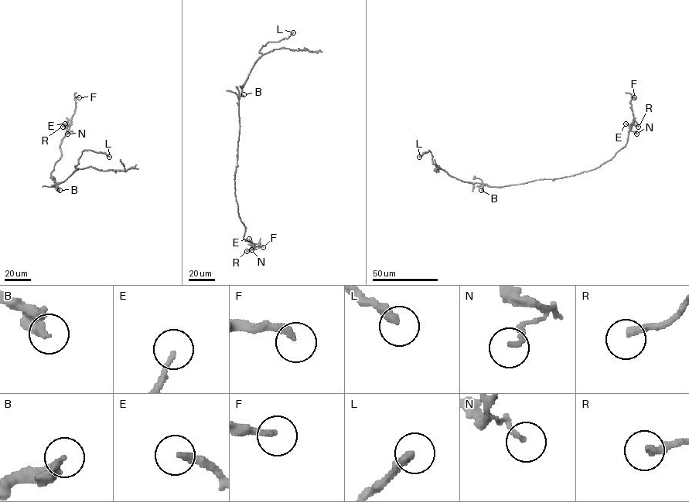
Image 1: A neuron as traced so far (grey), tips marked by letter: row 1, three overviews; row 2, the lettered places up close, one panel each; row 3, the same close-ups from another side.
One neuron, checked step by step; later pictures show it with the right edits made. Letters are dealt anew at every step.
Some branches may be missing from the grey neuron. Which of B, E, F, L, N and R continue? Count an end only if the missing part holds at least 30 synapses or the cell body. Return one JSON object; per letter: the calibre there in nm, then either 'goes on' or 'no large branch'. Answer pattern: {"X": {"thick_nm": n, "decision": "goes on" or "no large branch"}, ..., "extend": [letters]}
{"B": {"thick_nm": 240, "decision": "no large branch"}, "E": {"thick_nm": 180, "decision": "no large branch"}, "F": {"thick_nm": 240, "decision": "goes on"}, "L": {"thick_nm": 300, "decision": "goes on"}, "N": {"thick_nm": 180, "decision": "no large branch"}, "R": {"thick_nm": 280, "decision": "no large branch"}, "extend": ["F", "L"]}

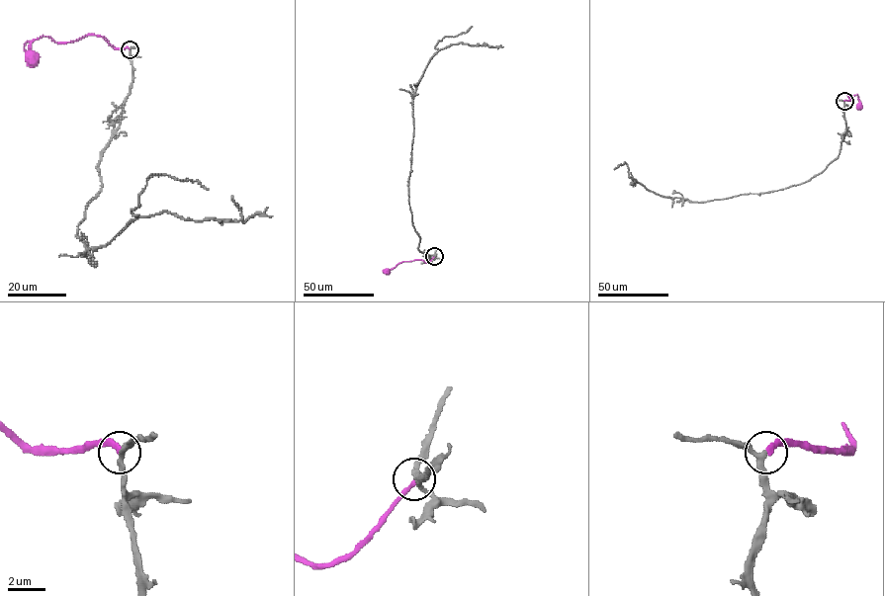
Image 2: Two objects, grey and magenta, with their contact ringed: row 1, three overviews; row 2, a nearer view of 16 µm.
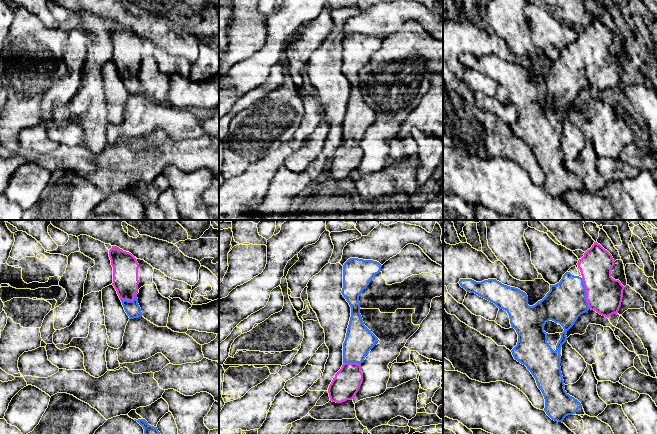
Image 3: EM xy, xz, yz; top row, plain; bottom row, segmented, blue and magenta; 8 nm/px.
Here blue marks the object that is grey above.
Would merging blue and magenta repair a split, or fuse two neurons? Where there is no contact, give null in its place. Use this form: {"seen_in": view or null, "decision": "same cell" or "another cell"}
{"seen_in": "yz", "decision": "same cell"}

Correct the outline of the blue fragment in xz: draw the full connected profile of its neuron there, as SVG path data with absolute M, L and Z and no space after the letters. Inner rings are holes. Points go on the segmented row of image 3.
M350 258L343 265L341 293L351 307L351 317L343 343L343 365L328 388L332 402L352 400L363 382L361 363L378 338L364 325L359 296L381 267L377 261L358 258Z

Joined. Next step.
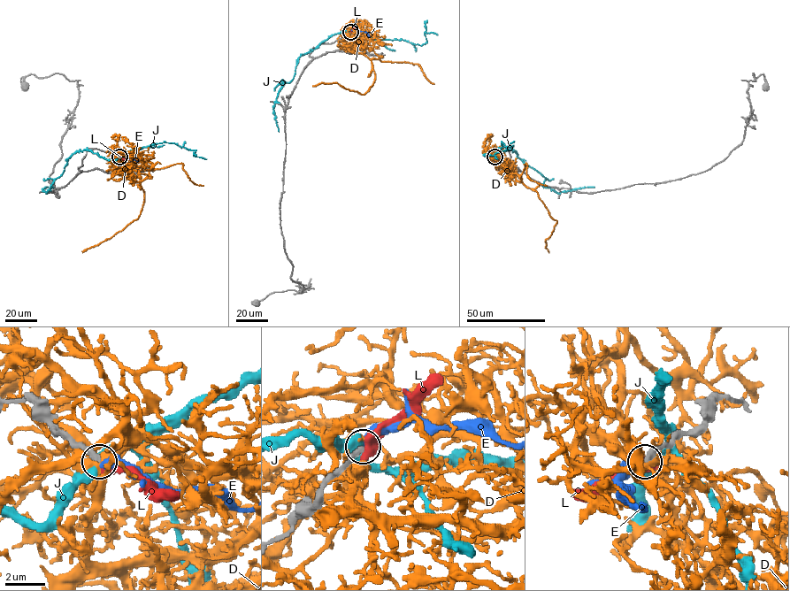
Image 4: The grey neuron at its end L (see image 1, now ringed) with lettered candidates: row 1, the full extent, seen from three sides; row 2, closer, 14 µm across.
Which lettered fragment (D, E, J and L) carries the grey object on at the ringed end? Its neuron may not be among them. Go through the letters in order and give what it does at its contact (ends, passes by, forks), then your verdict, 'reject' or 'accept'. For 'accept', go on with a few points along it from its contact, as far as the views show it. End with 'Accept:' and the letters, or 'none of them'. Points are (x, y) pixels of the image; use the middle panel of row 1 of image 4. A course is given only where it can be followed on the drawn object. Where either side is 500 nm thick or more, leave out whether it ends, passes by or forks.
D: it forks; reject
E: it ends; accept; course (350, 32), (365, 31), (369, 36)
J: it passes by; reject
L: it passes by; reject
Accept: E

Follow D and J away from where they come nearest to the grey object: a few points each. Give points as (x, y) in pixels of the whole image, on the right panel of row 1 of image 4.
D: (494, 157), (502, 165), (508, 164), (517, 180), (534, 190), (556, 221), (546, 240), (549, 252)
J: (494, 157), (494, 162), (504, 151), (513, 150), (525, 164), (544, 177), (542, 185), (558, 193), (594, 187)

